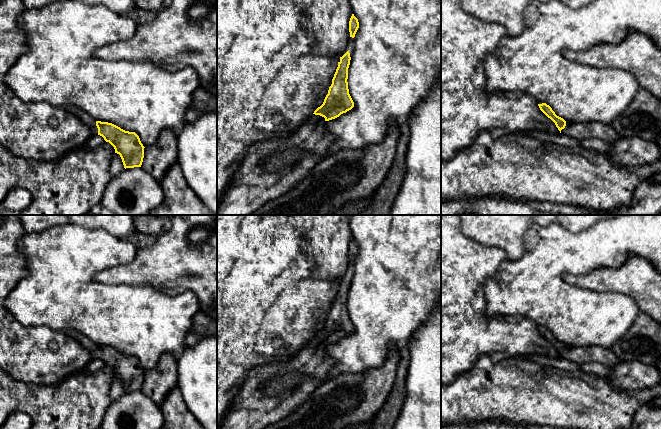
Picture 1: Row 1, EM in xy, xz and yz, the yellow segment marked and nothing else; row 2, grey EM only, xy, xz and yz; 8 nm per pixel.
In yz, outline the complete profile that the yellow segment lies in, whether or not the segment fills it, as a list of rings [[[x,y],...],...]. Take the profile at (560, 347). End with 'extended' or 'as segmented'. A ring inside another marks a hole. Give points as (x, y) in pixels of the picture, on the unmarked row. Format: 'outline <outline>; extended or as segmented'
outline [[[546,327],[538,328],[538,330],[540,334],[555,347],[560,357],[574,361],[579,365],[582,365],[585,362],[593,362],[613,367],[620,363],[619,358],[611,348],[599,346],[574,347],[565,345],[563,342],[557,340],[552,332]]]; extended

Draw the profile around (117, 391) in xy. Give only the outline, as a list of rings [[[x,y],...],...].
[[[115,377],[110,390],[111,401],[119,399],[124,394],[124,389],[119,378]]]

